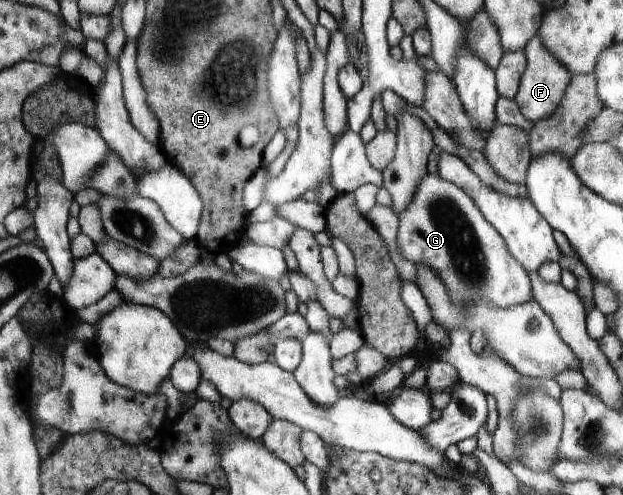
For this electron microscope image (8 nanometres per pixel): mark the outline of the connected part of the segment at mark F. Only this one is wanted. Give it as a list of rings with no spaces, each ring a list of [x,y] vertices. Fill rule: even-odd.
[[[538,35],[523,51],[527,65],[514,101],[526,121],[535,123],[536,121],[544,120],[546,117],[551,117],[552,113],[556,112],[556,109],[562,103],[563,97],[566,95],[573,75],[556,57],[552,57],[551,51],[547,49],[547,46],[544,45]]]

